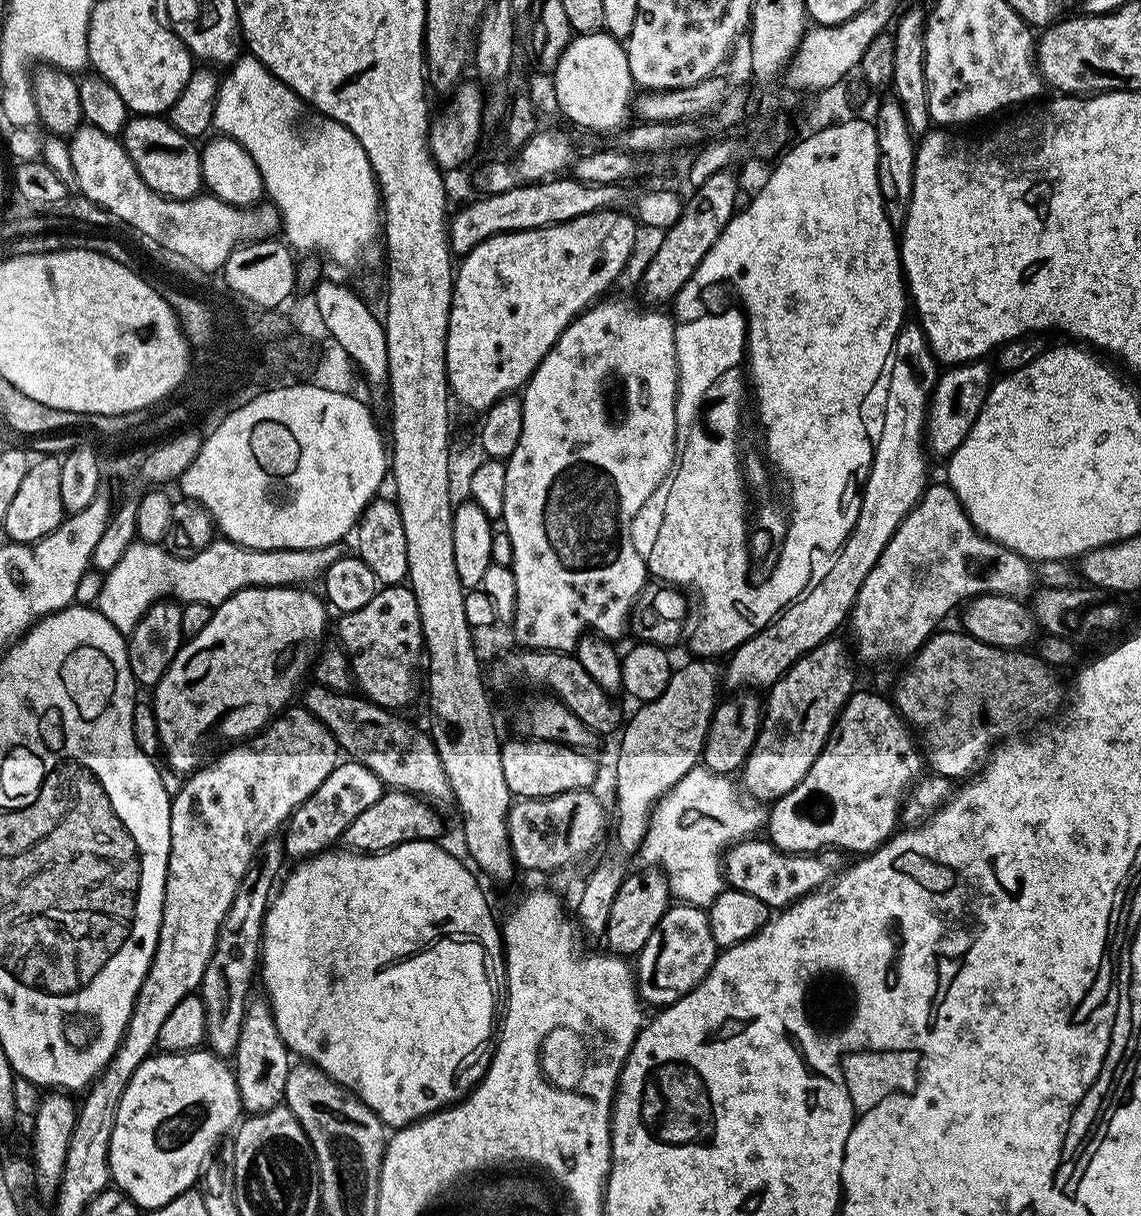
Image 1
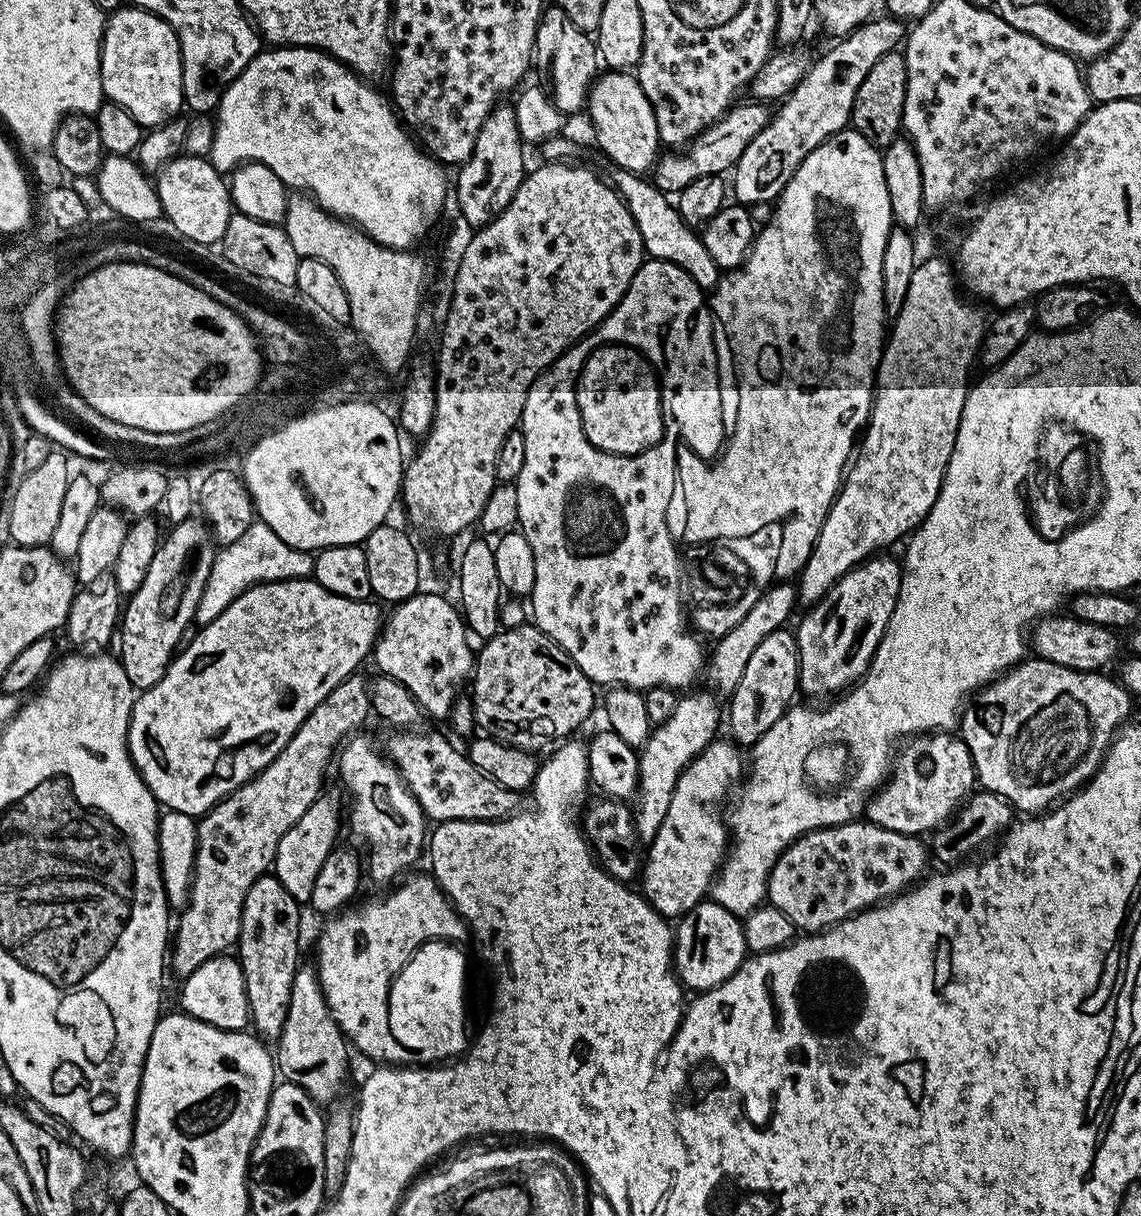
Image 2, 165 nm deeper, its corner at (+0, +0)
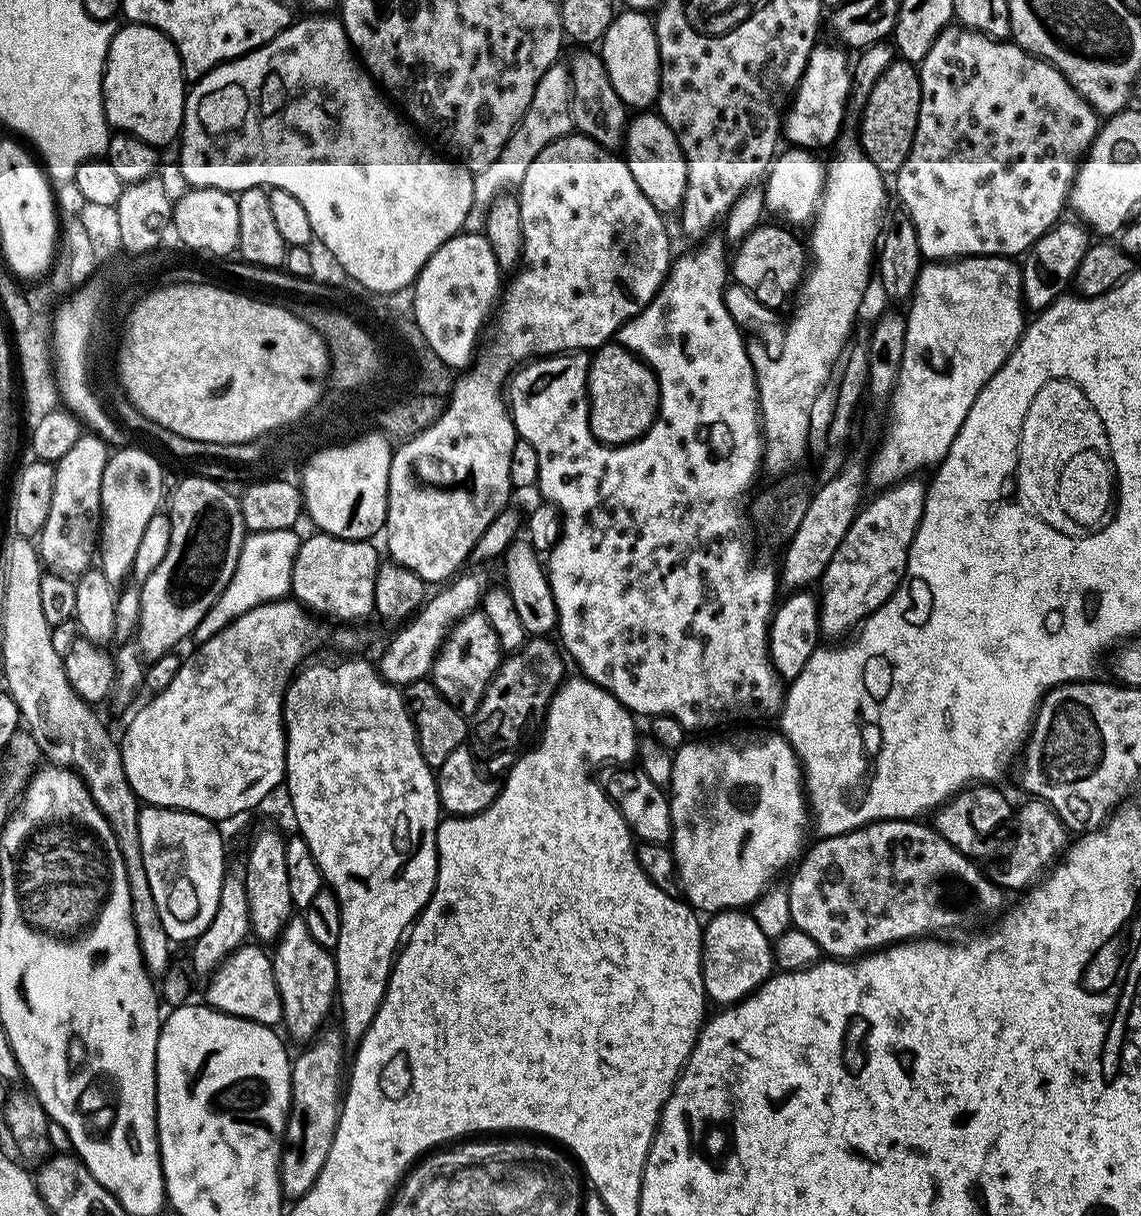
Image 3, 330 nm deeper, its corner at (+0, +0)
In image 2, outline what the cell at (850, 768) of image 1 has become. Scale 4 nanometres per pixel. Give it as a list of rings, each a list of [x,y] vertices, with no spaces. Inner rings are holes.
[[[948,730],[917,735],[903,747],[891,765],[886,783],[868,801],[866,820],[898,834],[919,837],[920,832],[931,833],[953,819],[952,811],[964,799],[967,801],[977,787],[976,767],[966,742]]]

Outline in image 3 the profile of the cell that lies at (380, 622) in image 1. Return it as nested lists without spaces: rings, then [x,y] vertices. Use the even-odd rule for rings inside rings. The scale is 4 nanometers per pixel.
[[[477,610],[469,612],[467,616],[453,623],[444,638],[444,643],[440,645],[439,652],[436,653],[436,660],[432,664],[430,673],[432,684],[449,702],[457,705],[465,717],[475,717],[476,707],[484,697],[484,689],[488,687],[493,672],[502,663],[501,657],[496,657],[496,652],[498,653],[496,631],[492,629],[492,624],[483,611]],[[471,640],[488,641],[485,642],[484,648],[472,653],[472,648],[468,645]]]

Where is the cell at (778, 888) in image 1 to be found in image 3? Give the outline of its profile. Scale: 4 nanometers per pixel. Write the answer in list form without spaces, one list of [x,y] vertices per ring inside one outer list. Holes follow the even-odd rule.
[[[919,819],[880,820],[877,824],[868,824],[865,828],[860,828],[856,832],[847,832],[841,836],[825,836],[817,839],[815,841],[817,844],[812,849],[809,847],[803,853],[802,859],[795,865],[795,868],[797,868],[796,873],[792,876],[792,885],[788,884],[786,888],[789,898],[789,910],[792,915],[791,923],[795,927],[801,928],[806,934],[810,934],[810,938],[814,938],[814,942],[818,942],[820,951],[825,957],[848,962],[853,958],[859,958],[869,952],[878,952],[880,949],[887,948],[893,944],[902,944],[917,938],[928,938],[933,934],[944,934],[940,932],[952,932],[955,928],[968,928],[971,924],[982,923],[983,920],[989,919],[988,921],[991,921],[1005,911],[1005,889],[1001,888],[999,884],[992,883],[985,873],[983,876],[975,868],[977,865],[969,857],[964,856],[958,849],[955,849],[950,842],[942,838],[934,827],[929,826],[927,823],[926,825],[920,823],[924,822]]]

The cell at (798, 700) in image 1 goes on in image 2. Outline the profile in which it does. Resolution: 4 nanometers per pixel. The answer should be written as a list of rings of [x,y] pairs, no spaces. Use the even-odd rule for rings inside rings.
[[[888,554],[869,558],[851,568],[817,604],[805,611],[808,613],[794,628],[794,647],[800,660],[798,688],[803,695],[805,692],[808,696],[835,697],[851,689],[867,674],[894,614],[901,575],[899,559],[891,560]]]

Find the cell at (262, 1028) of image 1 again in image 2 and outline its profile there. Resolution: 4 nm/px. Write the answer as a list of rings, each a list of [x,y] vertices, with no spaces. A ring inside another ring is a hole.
[[[275,874],[260,876],[254,886],[246,890],[238,959],[244,975],[251,1027],[256,1027],[257,1037],[268,1042],[279,1040],[288,1013],[292,983],[298,971],[296,959],[300,956],[300,912],[301,905],[286,891],[286,886],[278,882]]]

